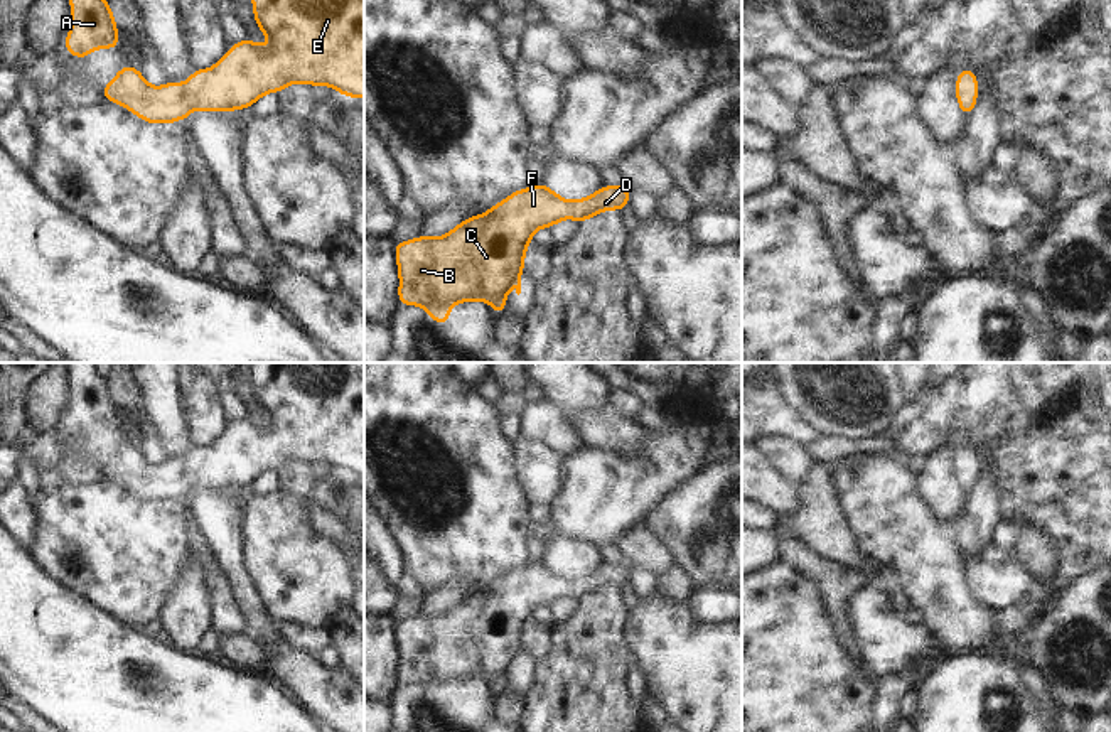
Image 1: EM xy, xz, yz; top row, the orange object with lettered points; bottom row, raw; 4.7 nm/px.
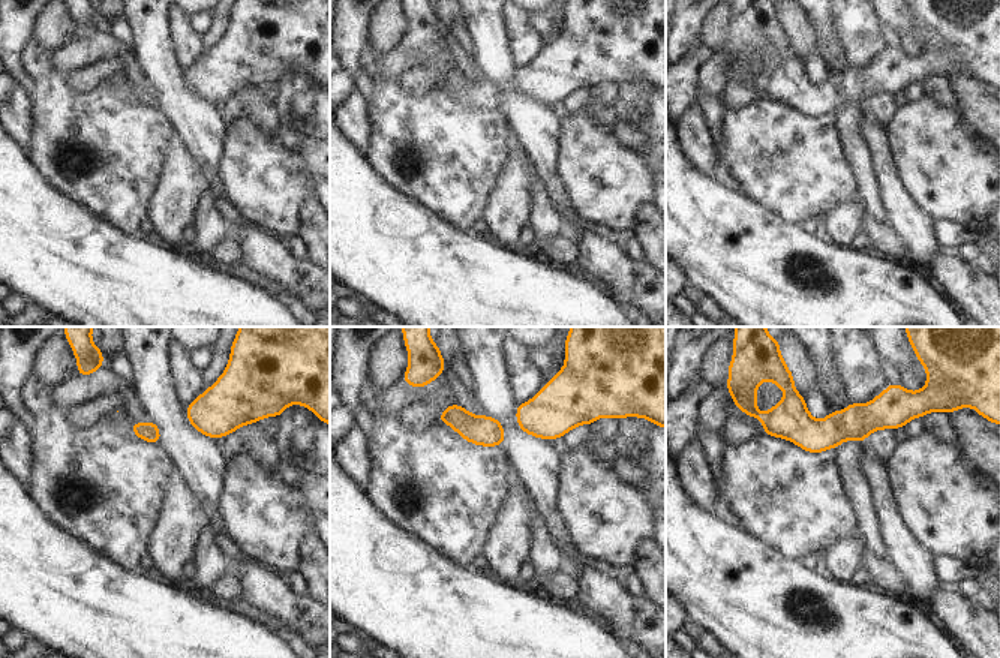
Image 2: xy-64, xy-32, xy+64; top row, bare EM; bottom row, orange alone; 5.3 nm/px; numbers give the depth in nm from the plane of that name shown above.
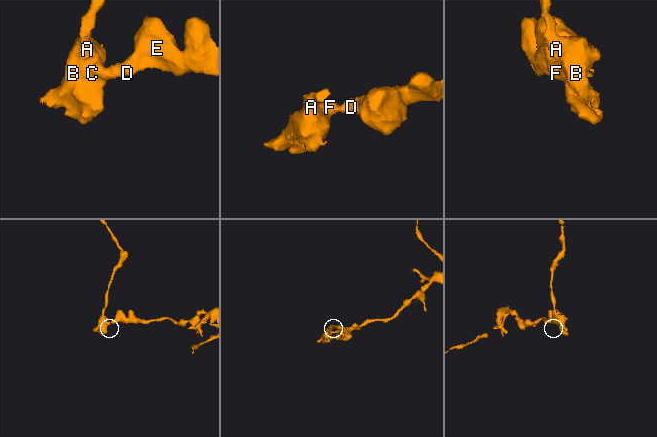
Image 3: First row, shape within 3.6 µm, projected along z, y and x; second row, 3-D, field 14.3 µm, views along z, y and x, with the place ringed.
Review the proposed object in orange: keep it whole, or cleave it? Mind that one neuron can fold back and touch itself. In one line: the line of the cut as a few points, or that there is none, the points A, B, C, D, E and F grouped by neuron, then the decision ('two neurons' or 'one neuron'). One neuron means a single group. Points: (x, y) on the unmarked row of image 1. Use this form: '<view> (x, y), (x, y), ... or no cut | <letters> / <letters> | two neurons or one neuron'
no cut | A B C D E F | one neuron

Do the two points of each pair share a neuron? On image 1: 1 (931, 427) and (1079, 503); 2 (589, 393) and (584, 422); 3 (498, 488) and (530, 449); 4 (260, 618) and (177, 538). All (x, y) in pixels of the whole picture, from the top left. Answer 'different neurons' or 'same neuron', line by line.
1: same neuron
2: different neurons
3: different neurons
4: different neurons

